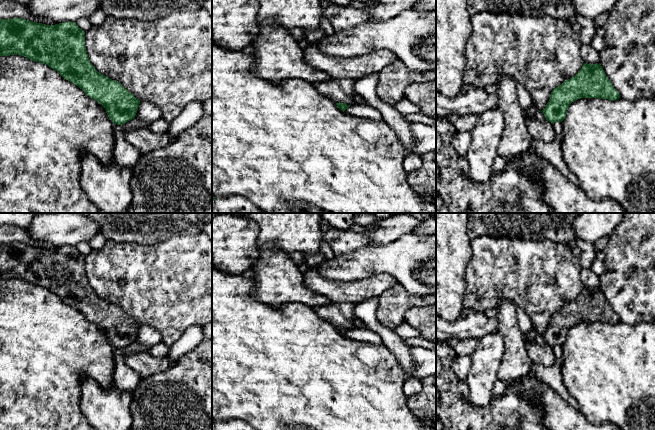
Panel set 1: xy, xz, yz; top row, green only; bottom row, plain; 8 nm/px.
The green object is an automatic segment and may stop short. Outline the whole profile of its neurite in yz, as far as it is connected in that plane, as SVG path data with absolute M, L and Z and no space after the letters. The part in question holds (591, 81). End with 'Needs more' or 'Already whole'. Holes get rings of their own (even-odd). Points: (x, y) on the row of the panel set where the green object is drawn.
M584 63L574 77L552 90L549 102L541 112L552 124L562 122L570 104L580 98L602 98L612 101L620 98L600 63Z. Already whole

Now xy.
M23 18L0 19L0 56L10 55L21 55L48 65L101 104L114 124L122 125L136 116L139 99L120 82L98 72L90 63L85 46L85 32L76 22L46 25Z. Already whole

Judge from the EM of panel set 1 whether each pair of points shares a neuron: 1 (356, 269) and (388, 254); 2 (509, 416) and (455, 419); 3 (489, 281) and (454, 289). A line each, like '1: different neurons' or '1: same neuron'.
1: same neuron
2: same neuron
3: different neurons

